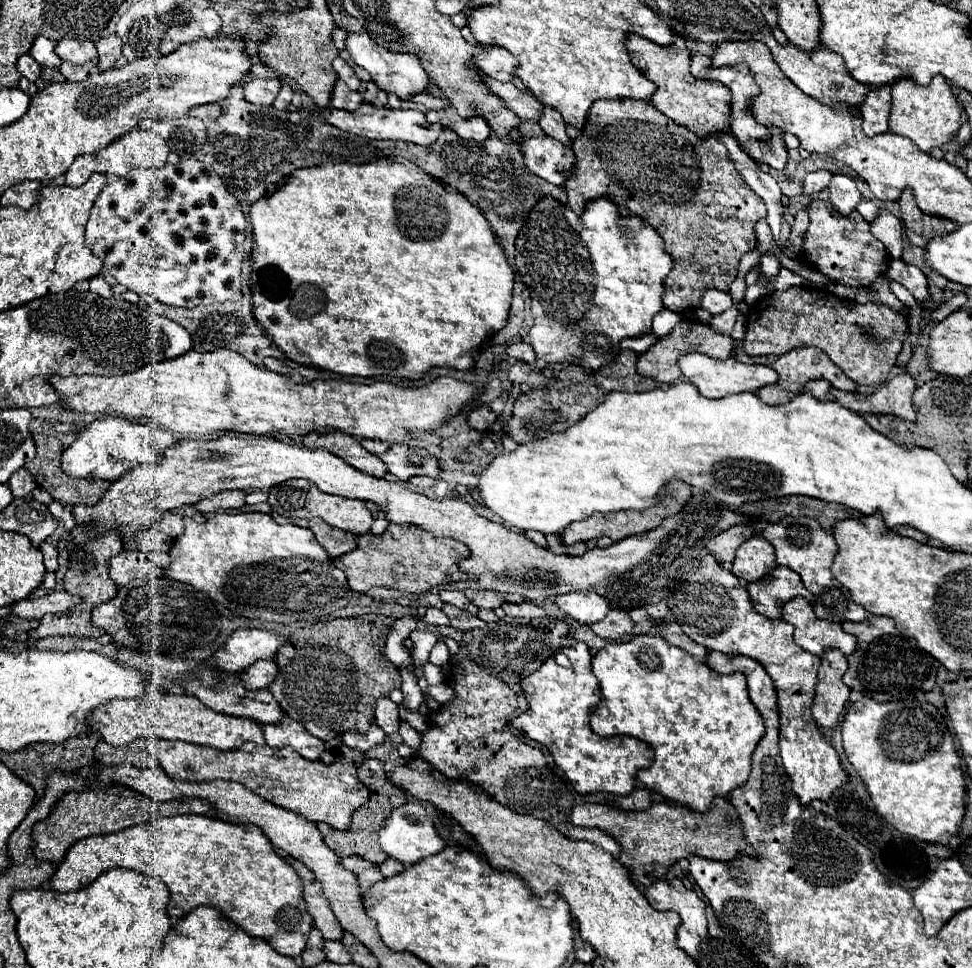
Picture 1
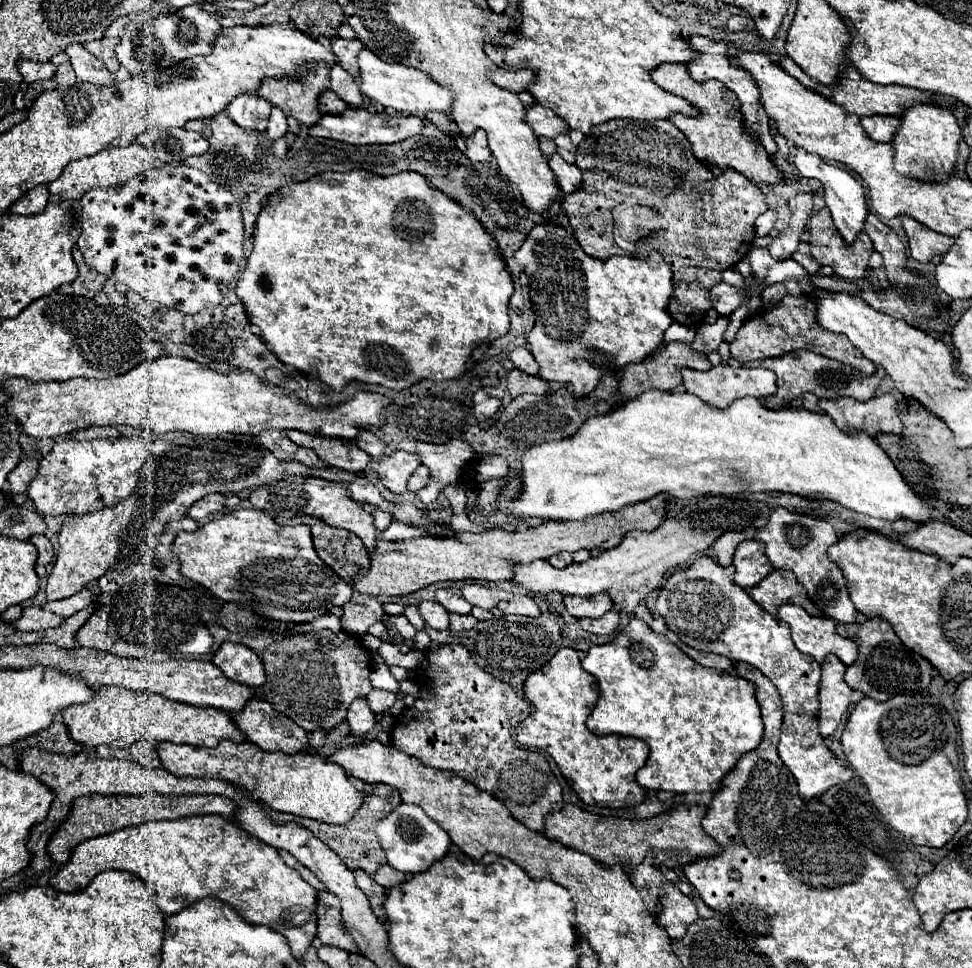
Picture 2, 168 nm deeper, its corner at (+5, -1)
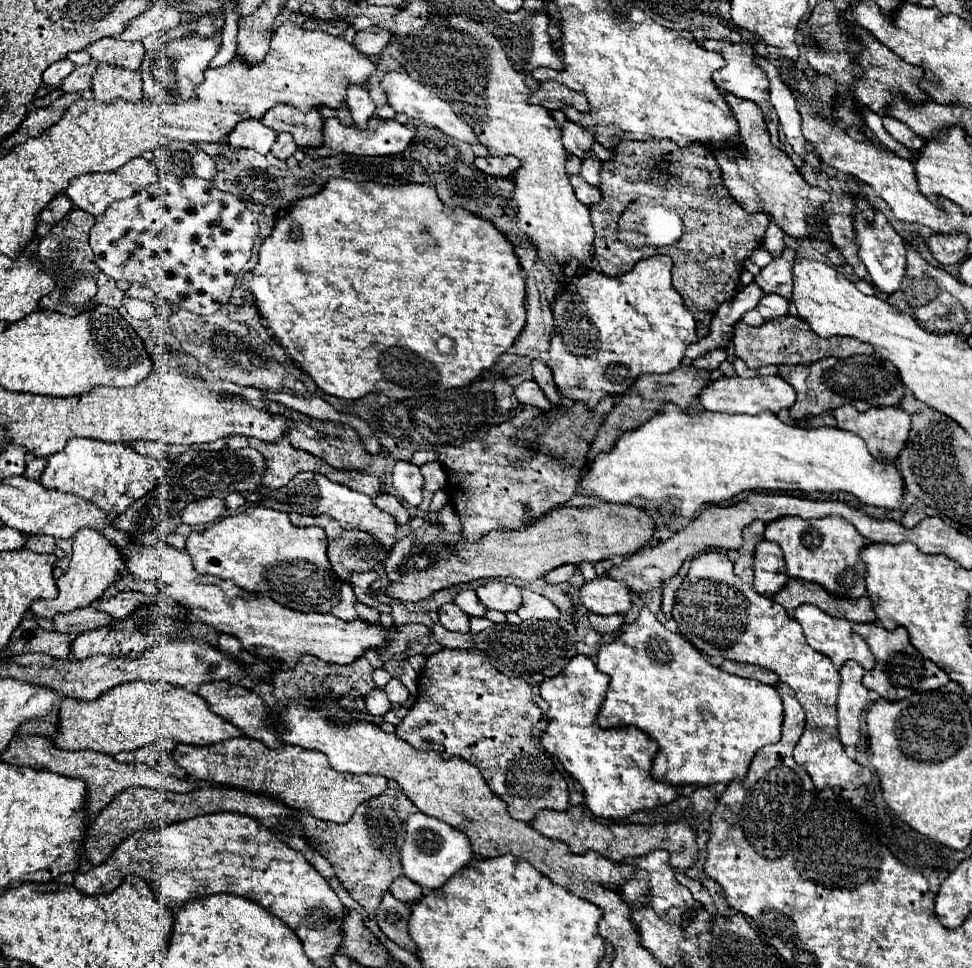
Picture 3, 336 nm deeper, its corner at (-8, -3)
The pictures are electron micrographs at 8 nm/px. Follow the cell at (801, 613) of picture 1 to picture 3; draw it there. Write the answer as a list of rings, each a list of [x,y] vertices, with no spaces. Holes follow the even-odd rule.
[[[801,604],[795,610],[795,620],[801,624],[801,628],[805,632],[805,638],[807,638],[807,644],[813,650],[829,656],[837,668],[841,668],[847,660],[859,662],[865,670],[871,670],[875,666],[875,658],[873,658],[867,642],[859,634],[853,632],[849,620],[845,620],[845,618],[833,618],[833,616],[825,614],[823,610],[819,610],[817,606],[811,606],[811,604]]]

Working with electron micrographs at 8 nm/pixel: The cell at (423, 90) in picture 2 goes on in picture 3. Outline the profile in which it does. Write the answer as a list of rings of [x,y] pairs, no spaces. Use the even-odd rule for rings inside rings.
[[[387,72],[381,84],[383,84],[383,88],[385,88],[387,96],[389,96],[389,106],[391,106],[395,112],[403,112],[403,114],[407,114],[407,116],[413,118],[413,120],[427,122],[429,126],[435,126],[435,128],[439,128],[441,132],[445,132],[447,136],[457,138],[457,140],[461,140],[461,142],[477,144],[475,132],[451,110],[451,106],[449,106],[445,100],[437,98],[435,94],[431,94],[431,92],[429,92],[425,86],[421,86],[419,82],[411,80],[411,78],[407,76],[407,72]]]

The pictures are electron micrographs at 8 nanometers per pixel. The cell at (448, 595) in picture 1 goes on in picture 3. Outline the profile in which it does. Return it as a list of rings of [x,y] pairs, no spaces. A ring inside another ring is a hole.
[[[465,590],[465,592],[459,592],[455,596],[455,604],[469,616],[485,616],[487,608],[479,602],[477,594],[473,590]]]

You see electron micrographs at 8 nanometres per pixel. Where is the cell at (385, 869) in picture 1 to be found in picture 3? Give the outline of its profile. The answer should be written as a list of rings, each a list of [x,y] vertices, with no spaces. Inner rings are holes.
[[[401,876],[397,878],[393,884],[391,884],[391,890],[389,890],[397,900],[405,902],[405,904],[415,904],[423,898],[423,888],[417,886],[415,882],[411,882],[409,878]]]

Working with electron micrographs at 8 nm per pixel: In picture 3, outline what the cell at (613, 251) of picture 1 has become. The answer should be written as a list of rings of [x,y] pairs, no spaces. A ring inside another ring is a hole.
[[[651,256],[651,258],[645,258],[645,260],[637,262],[631,272],[627,272],[627,274],[623,274],[619,278],[607,278],[601,272],[595,272],[595,270],[589,270],[589,272],[581,270],[581,272],[573,274],[569,278],[569,282],[563,286],[563,290],[559,290],[555,306],[553,306],[557,334],[551,340],[551,350],[547,354],[547,366],[551,368],[555,384],[557,384],[559,392],[565,398],[569,398],[573,402],[585,402],[587,406],[593,408],[603,396],[621,396],[621,394],[625,394],[627,388],[629,388],[629,378],[637,380],[641,374],[667,374],[667,372],[671,372],[671,370],[675,370],[675,368],[681,366],[681,360],[683,360],[683,354],[685,354],[687,346],[693,344],[693,342],[697,342],[699,338],[697,338],[695,316],[685,308],[681,294],[671,286],[671,268],[673,268],[673,260],[669,256]]]

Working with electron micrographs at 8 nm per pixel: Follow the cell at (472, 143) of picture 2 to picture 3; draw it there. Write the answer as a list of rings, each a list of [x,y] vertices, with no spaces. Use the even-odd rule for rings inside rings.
[[[509,156],[509,158],[477,158],[475,160],[475,166],[485,172],[487,176],[493,176],[493,178],[511,178],[517,170],[517,166],[521,166],[521,162],[515,158],[515,156]]]

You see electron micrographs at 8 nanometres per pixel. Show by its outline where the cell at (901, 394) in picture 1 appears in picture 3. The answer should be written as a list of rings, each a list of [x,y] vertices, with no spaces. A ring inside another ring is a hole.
[[[841,406],[841,408],[833,410],[833,416],[837,420],[837,428],[849,430],[865,440],[873,458],[877,458],[877,454],[881,454],[893,462],[897,460],[897,456],[905,448],[907,438],[909,438],[909,430],[911,430],[911,418],[901,408],[871,408],[867,412],[857,412],[853,406]]]

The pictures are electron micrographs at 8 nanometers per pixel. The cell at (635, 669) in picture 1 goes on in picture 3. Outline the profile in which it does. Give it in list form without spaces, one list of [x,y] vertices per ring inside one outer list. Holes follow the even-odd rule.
[[[643,606],[639,618],[627,626],[627,630],[611,644],[603,644],[599,648],[599,654],[597,654],[597,670],[611,676],[611,682],[609,682],[609,688],[607,688],[607,694],[605,694],[605,702],[597,714],[597,722],[601,728],[617,728],[617,726],[635,726],[643,732],[647,732],[657,744],[659,744],[659,750],[657,750],[657,756],[653,760],[653,766],[651,766],[651,776],[653,778],[659,778],[661,782],[669,782],[669,784],[697,784],[697,786],[711,786],[711,784],[717,784],[717,782],[723,782],[723,784],[729,784],[731,780],[743,780],[745,774],[747,774],[747,768],[755,756],[755,752],[759,748],[763,748],[765,744],[775,744],[779,742],[781,738],[781,724],[783,724],[783,704],[781,704],[781,698],[777,694],[777,690],[773,686],[767,686],[763,682],[757,682],[757,680],[745,680],[745,678],[739,678],[739,676],[731,676],[727,672],[723,672],[721,668],[709,664],[705,660],[705,656],[701,652],[695,650],[693,644],[689,644],[681,634],[675,634],[671,630],[667,630],[651,612],[647,606]]]

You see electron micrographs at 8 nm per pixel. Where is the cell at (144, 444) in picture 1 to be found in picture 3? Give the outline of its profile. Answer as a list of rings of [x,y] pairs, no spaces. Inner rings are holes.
[[[73,438],[61,452],[47,458],[47,466],[41,472],[39,482],[49,490],[81,496],[107,514],[122,514],[135,500],[159,486],[163,472],[165,466],[149,456],[141,456],[129,444],[109,444],[103,440]]]

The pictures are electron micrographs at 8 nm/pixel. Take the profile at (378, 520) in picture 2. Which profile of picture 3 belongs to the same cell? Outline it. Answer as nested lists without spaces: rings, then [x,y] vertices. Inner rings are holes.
[[[391,492],[379,494],[379,496],[375,498],[375,506],[381,508],[381,510],[385,510],[385,512],[389,512],[389,514],[393,514],[399,524],[407,524],[407,522],[409,522],[409,512],[407,512],[407,508],[405,508],[405,506],[401,504],[401,500],[399,500],[395,494],[391,494]]]

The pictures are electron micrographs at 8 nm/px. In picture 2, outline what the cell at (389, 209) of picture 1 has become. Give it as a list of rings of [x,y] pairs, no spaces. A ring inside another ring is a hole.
[[[368,170],[352,172],[324,172],[304,182],[294,182],[294,192],[282,196],[278,204],[266,204],[254,224],[254,250],[248,258],[242,280],[236,286],[238,298],[244,302],[252,324],[262,330],[262,340],[284,362],[306,374],[316,372],[322,382],[334,390],[342,390],[350,380],[380,384],[392,390],[404,390],[420,380],[448,380],[460,378],[464,362],[478,344],[492,342],[508,332],[508,300],[514,294],[514,280],[508,272],[496,246],[492,248],[488,230],[466,212],[456,200],[432,188],[418,172],[398,172],[392,176],[378,176]]]

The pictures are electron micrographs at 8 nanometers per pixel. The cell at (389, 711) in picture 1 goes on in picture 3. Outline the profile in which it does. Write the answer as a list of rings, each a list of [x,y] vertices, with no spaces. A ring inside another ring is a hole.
[[[391,678],[391,680],[385,684],[383,690],[387,692],[387,696],[389,696],[389,700],[391,700],[391,704],[393,704],[395,708],[401,706],[401,704],[409,698],[409,690],[407,690],[405,684],[403,684],[401,680],[397,680],[397,678]]]

